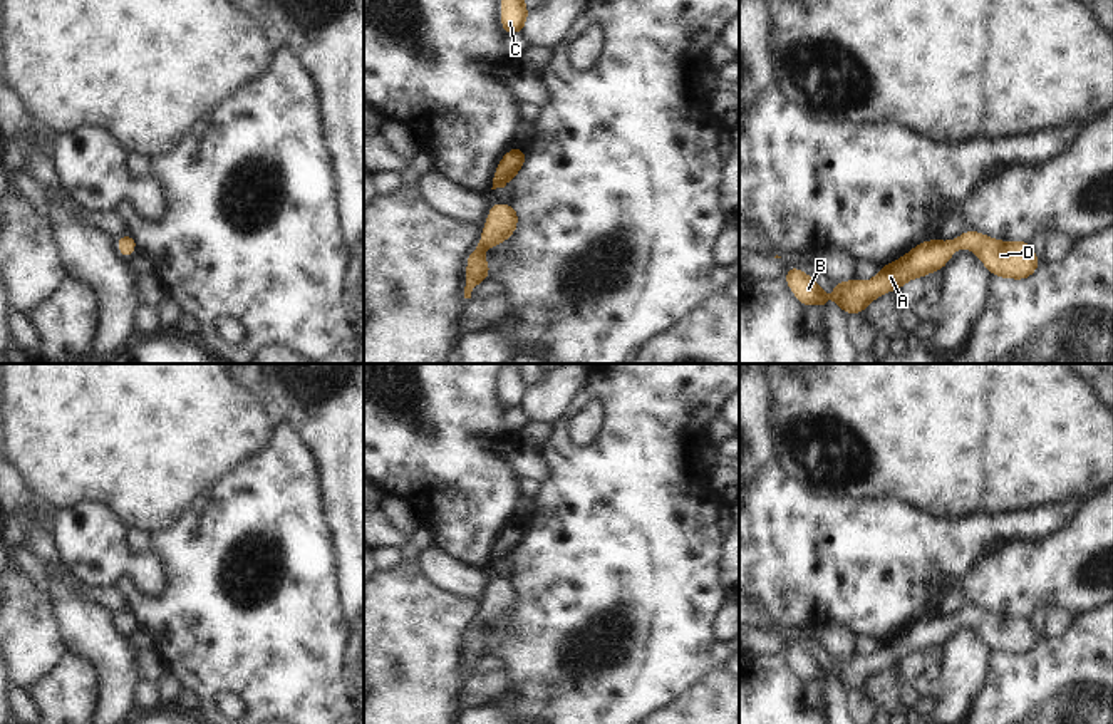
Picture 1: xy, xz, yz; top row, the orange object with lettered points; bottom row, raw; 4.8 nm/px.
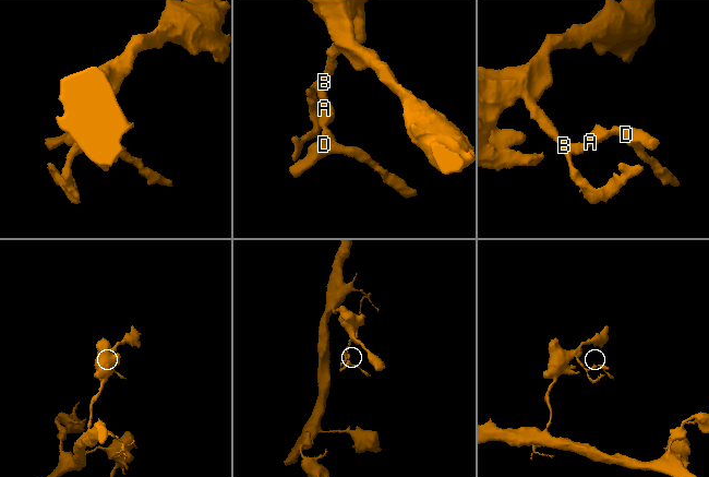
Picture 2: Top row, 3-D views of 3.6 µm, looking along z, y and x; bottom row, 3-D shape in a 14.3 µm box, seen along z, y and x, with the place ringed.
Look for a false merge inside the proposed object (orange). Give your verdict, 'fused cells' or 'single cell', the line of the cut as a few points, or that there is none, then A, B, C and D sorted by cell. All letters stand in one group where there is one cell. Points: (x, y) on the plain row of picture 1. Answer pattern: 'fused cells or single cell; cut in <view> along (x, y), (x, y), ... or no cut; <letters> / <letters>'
single cell; no cut; A B C D

